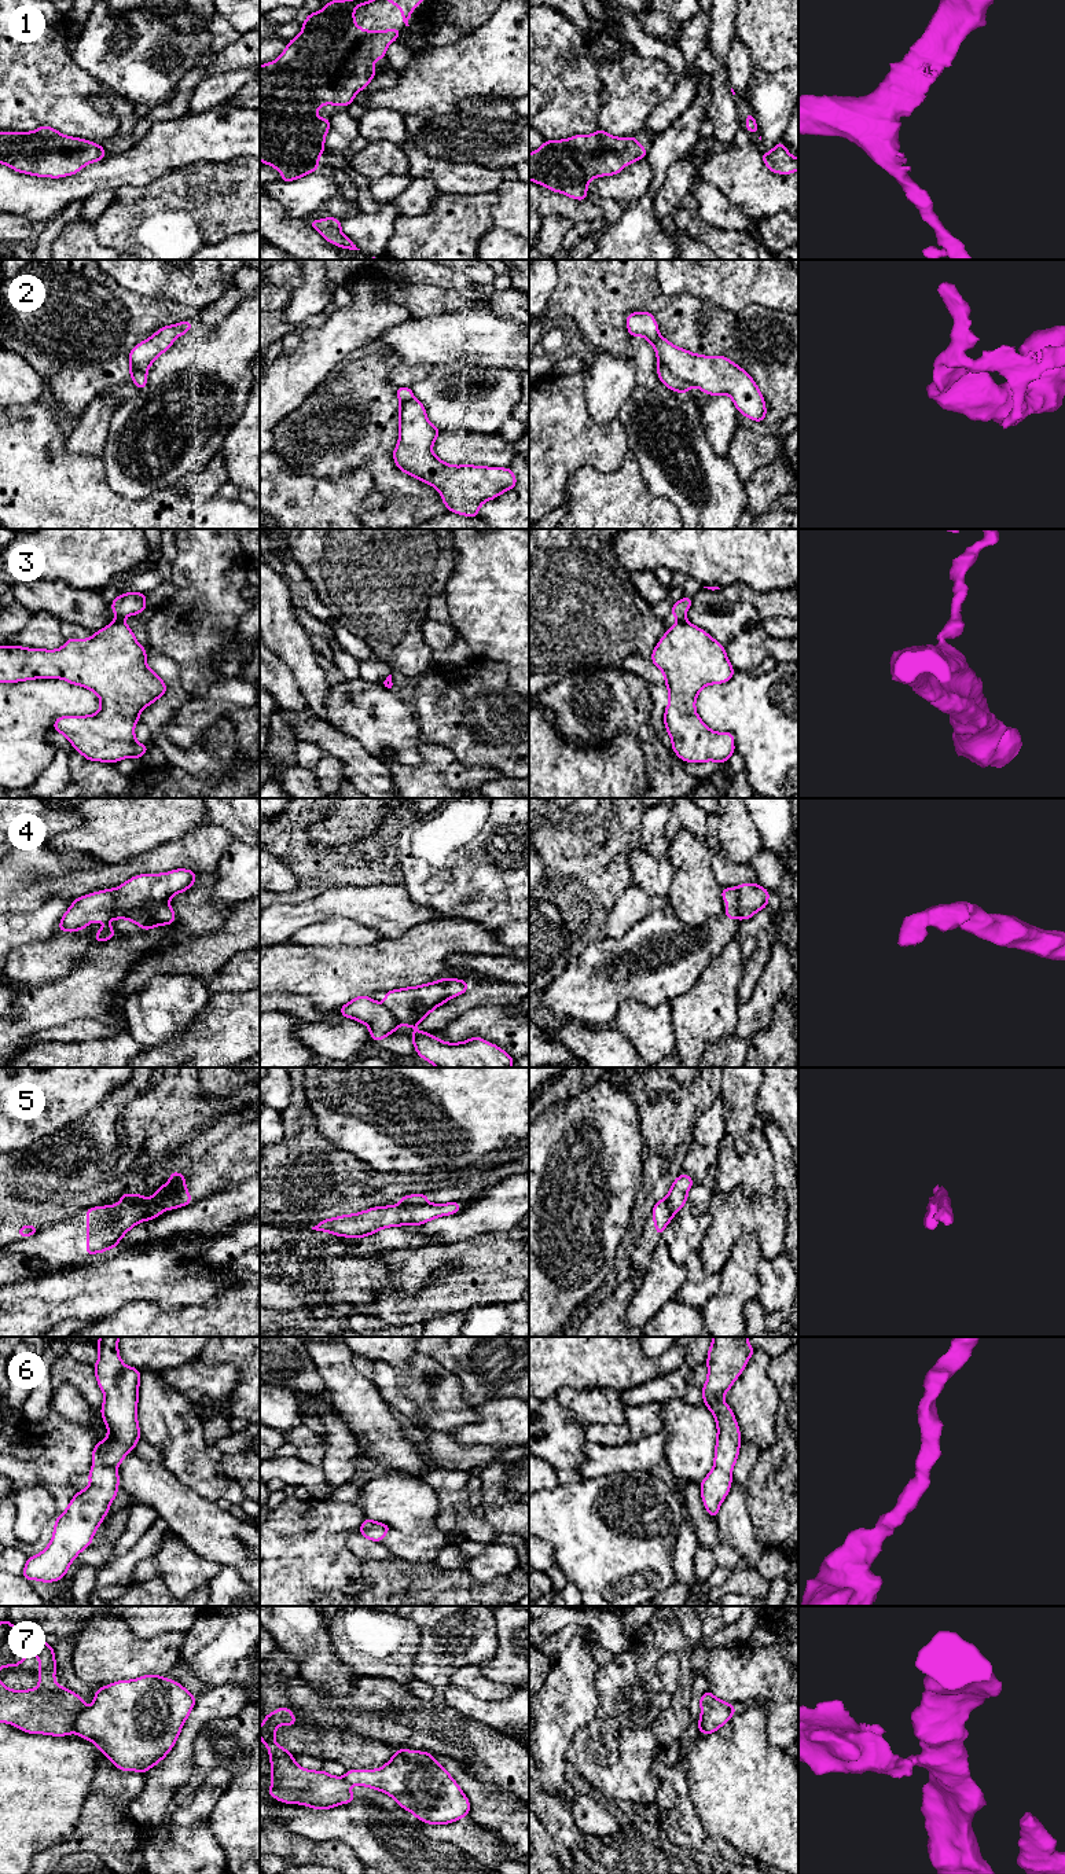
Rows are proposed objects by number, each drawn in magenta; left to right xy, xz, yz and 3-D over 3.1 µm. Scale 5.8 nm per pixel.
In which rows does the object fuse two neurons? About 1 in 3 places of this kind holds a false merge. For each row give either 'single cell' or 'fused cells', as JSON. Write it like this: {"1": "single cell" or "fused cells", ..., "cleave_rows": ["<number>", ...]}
{"1": "single cell", "2": "fused cells", "3": "fused cells", "4": "fused cells", "5": "fused cells", "6": "single cell", "7": "fused cells", "cleave_rows": ["2", "3", "4", "5", "7"]}

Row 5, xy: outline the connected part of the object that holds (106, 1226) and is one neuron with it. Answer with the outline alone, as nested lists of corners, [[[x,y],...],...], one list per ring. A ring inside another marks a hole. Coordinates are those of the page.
[[[144,1198],[143,1202],[122,1202],[115,1206],[87,1209],[87,1256],[115,1248],[136,1224],[164,1213]]]

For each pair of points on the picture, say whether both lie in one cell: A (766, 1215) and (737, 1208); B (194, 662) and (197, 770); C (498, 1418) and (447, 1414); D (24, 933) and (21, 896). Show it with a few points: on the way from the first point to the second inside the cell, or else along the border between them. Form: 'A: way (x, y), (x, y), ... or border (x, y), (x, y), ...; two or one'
A: way (759, 1215), (744, 1213); one
B: border (180, 684), (188, 695); two
C: border (477, 1408), (478, 1419), (462, 1425), (452, 1435); two
D: border (51, 897), (33, 910), (14, 912); two

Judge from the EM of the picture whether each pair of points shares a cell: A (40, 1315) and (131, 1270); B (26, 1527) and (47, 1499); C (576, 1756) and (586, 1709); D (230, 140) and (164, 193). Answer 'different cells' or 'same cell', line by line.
A: same cell
B: same cell
C: different cells
D: different cells

